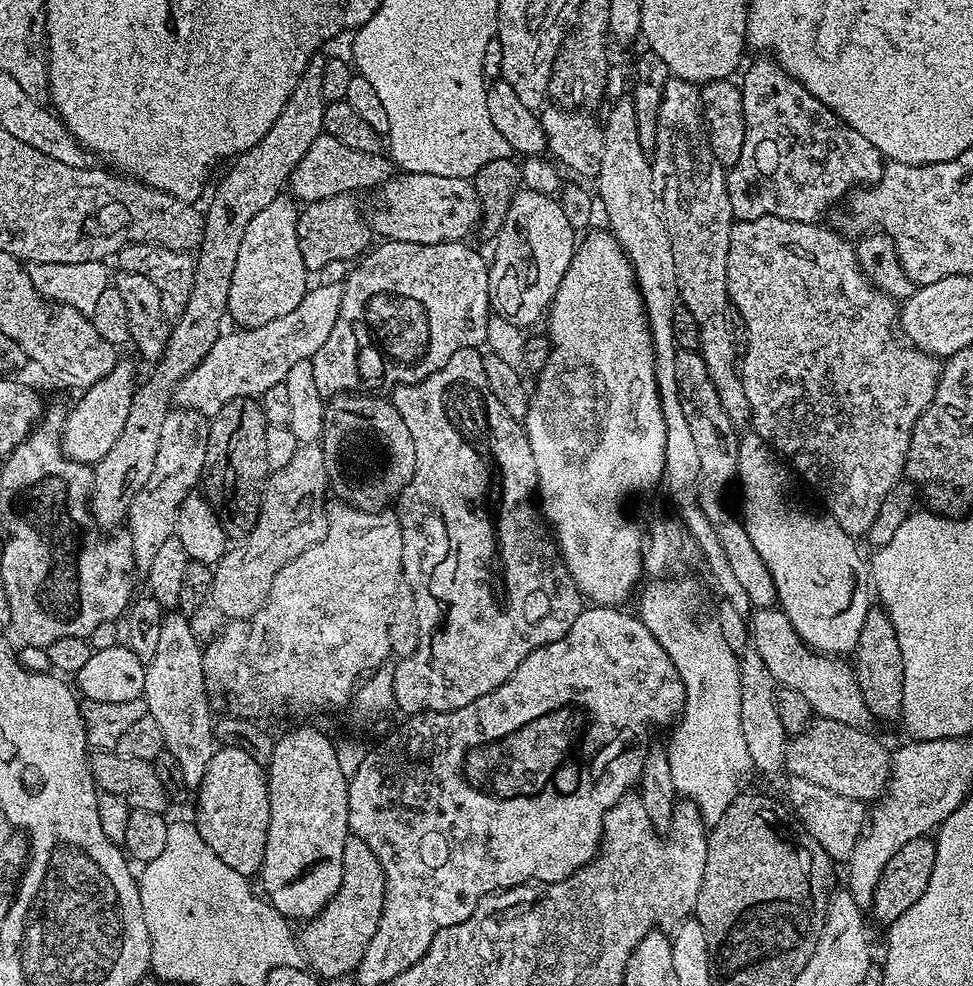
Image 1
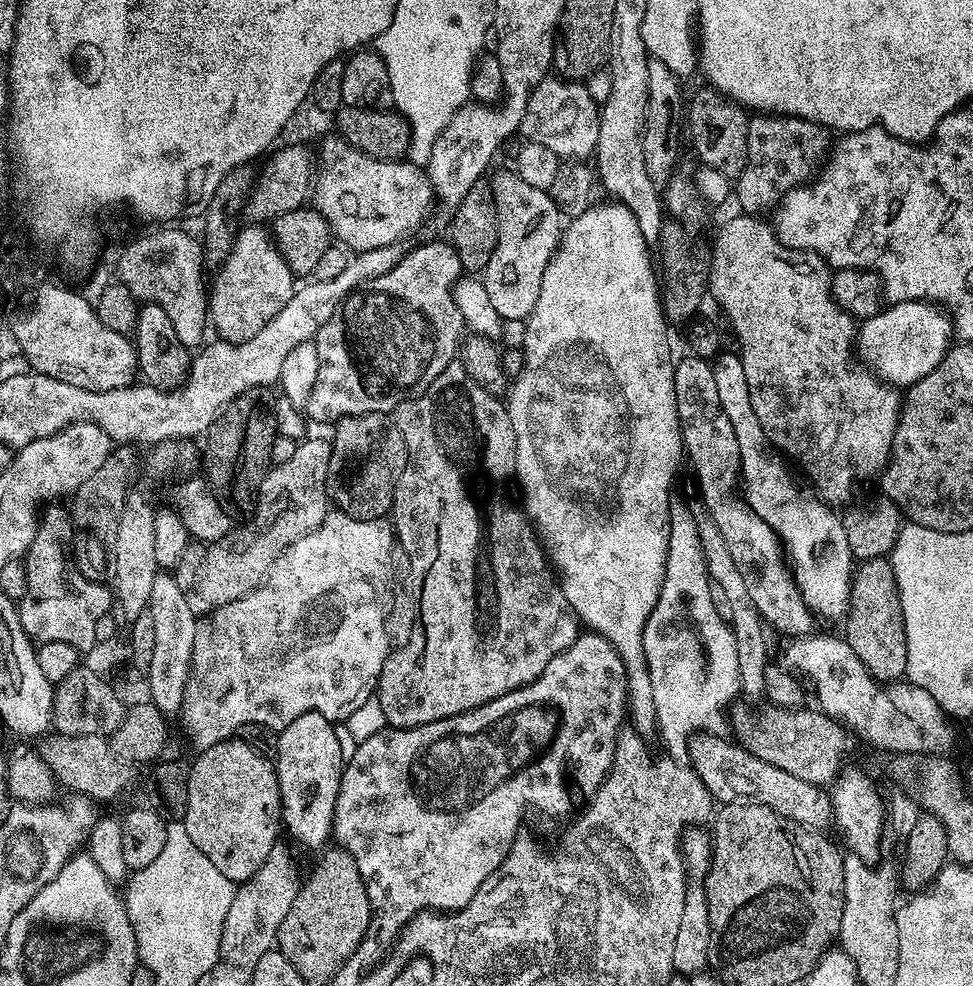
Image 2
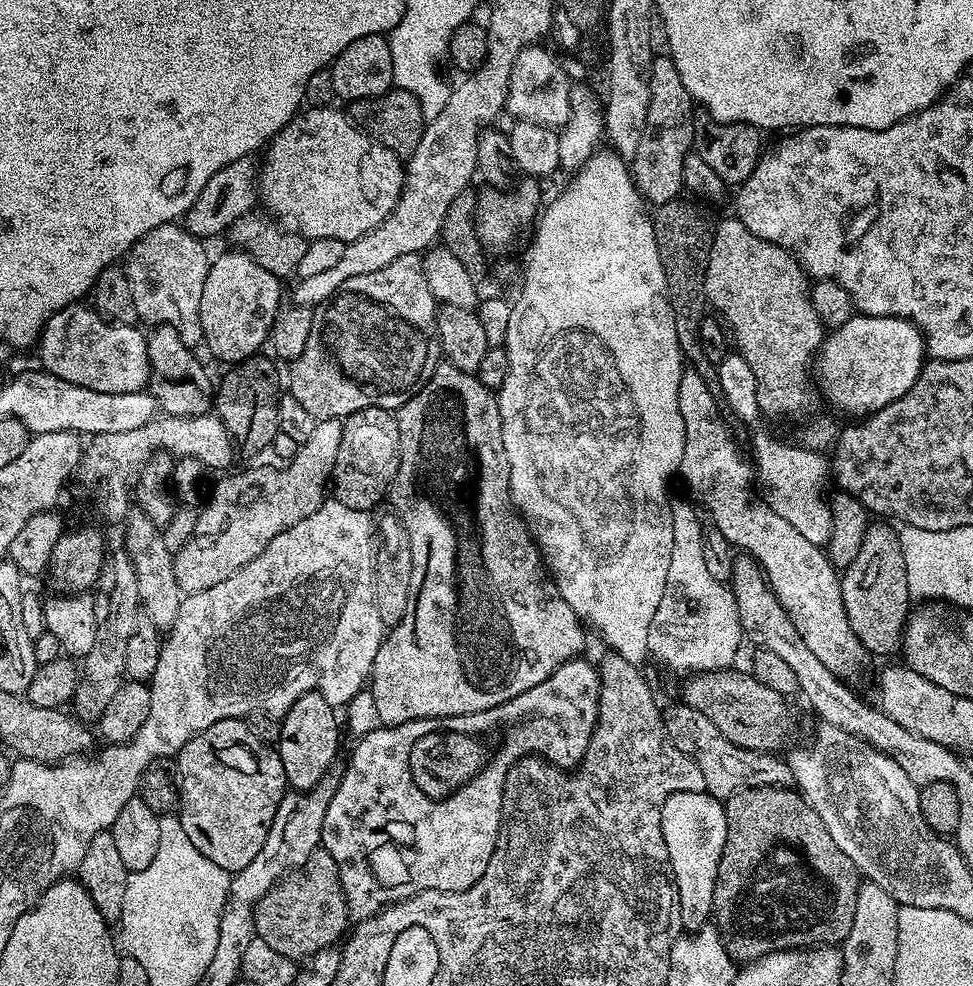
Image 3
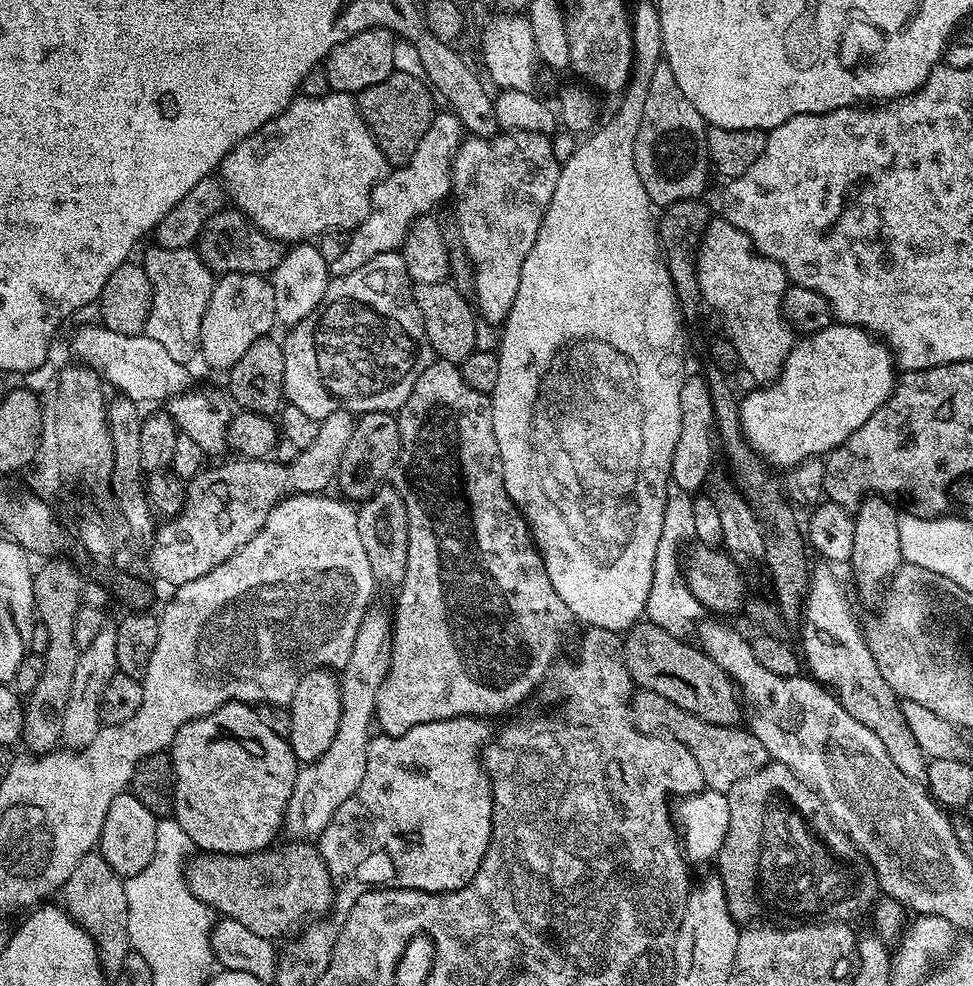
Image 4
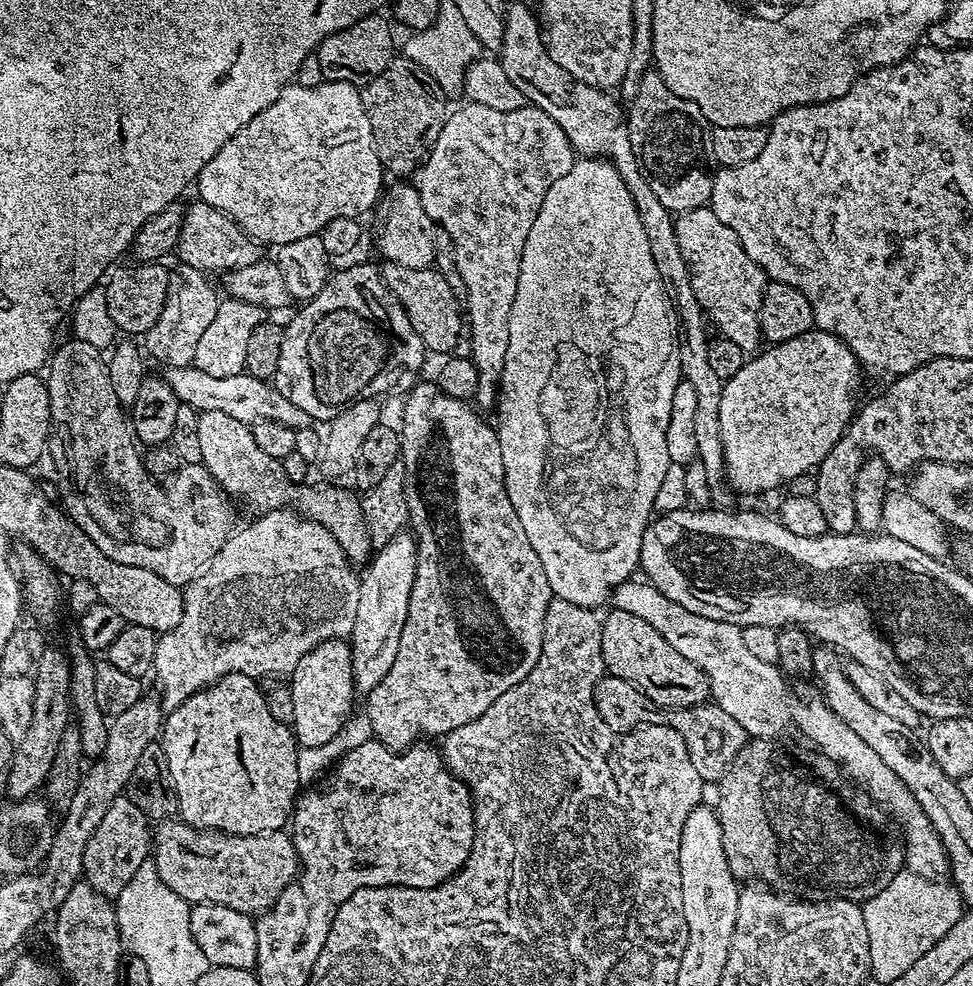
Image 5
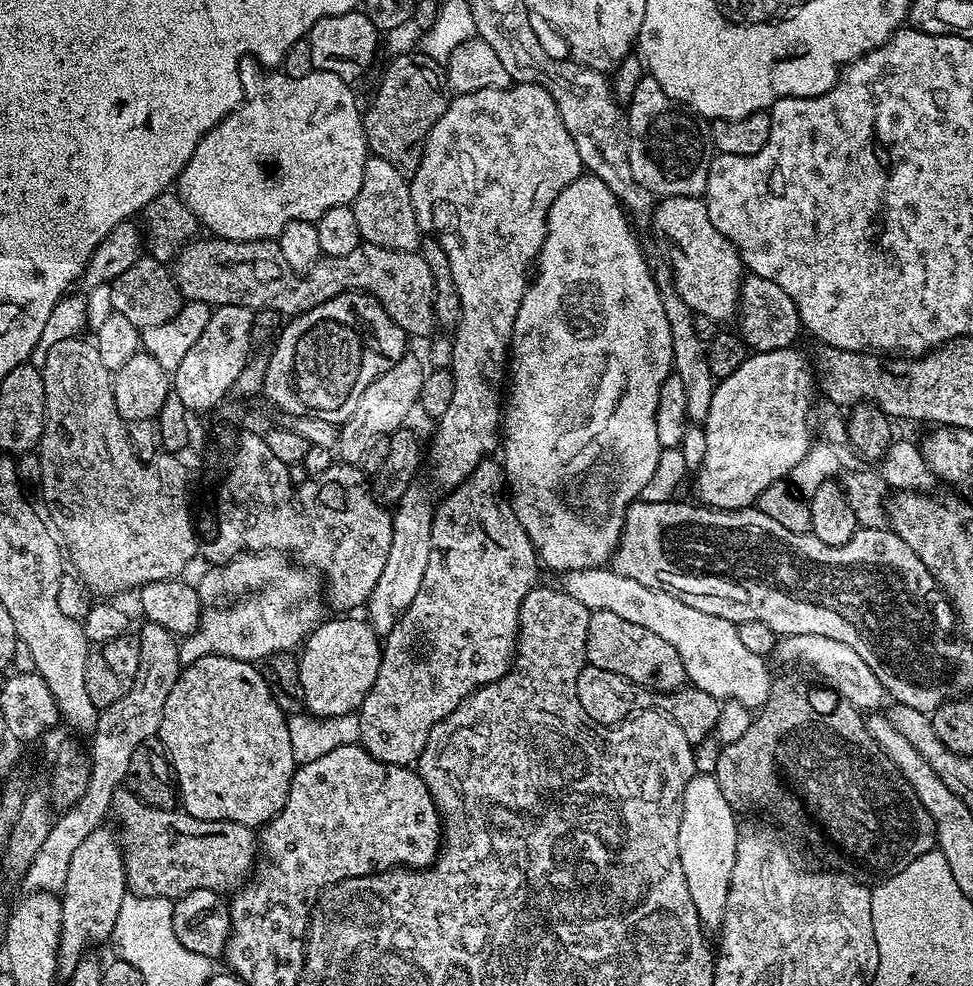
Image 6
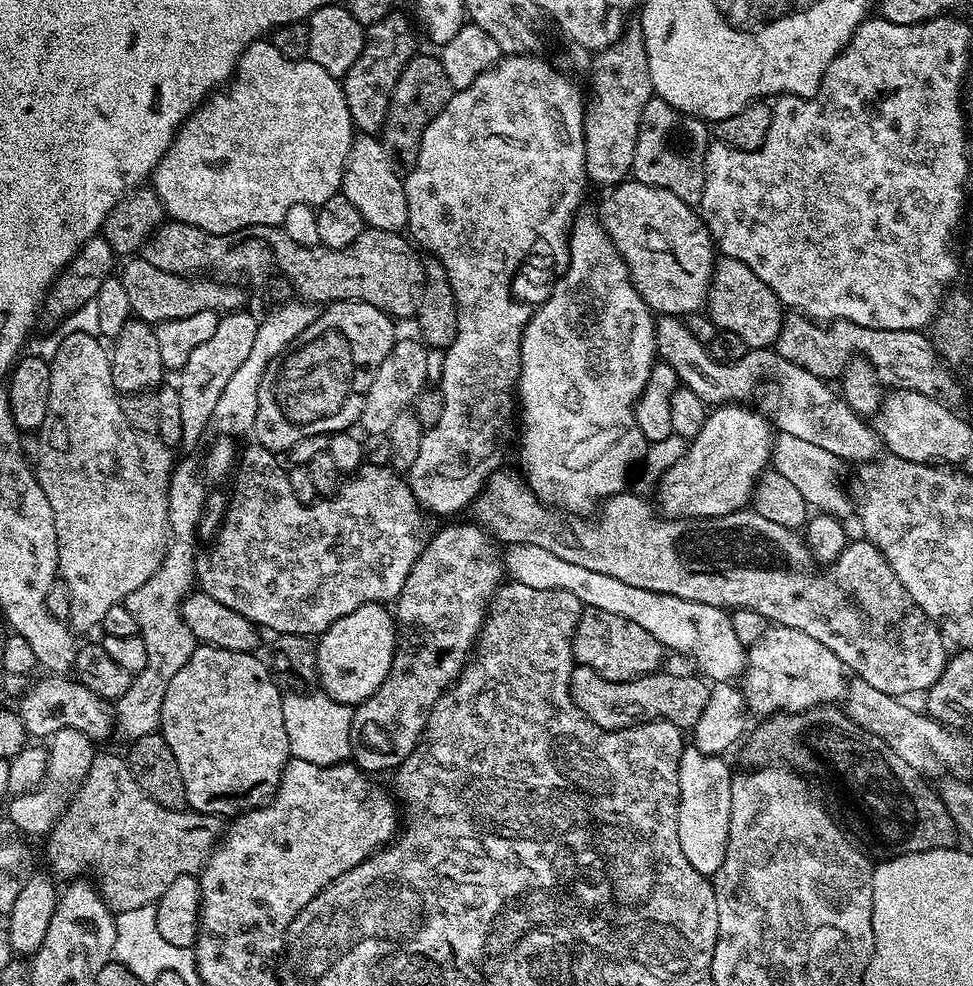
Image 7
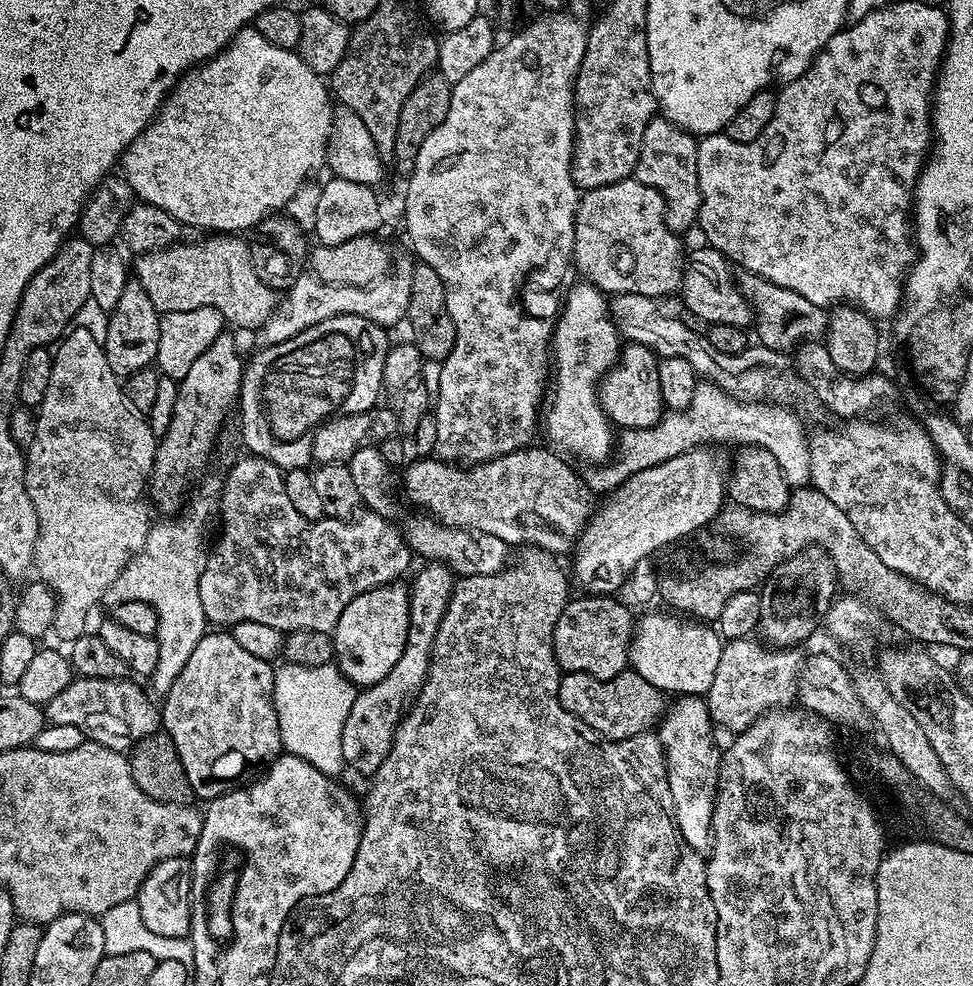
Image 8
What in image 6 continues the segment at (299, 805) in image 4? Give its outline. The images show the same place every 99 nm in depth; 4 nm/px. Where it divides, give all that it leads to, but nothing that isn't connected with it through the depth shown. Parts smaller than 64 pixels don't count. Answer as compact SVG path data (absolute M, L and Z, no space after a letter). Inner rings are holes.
M413 482L392 512L392 537L386 567L378 577L378 586L370 594L366 605L366 619L377 634L386 634L398 618L414 602L422 577L426 575L426 562L430 562L430 530L432 529L433 501L424 497L419 483Z

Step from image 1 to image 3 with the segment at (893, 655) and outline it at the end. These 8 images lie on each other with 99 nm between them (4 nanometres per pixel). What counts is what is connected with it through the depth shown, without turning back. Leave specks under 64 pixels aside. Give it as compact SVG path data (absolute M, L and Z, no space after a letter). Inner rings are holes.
M876 522L864 532L864 541L860 549L852 556L852 561L845 566L840 576L840 589L842 590L842 602L846 606L846 618L850 622L850 630L862 642L865 653L876 656L888 656L892 651L901 647L904 639L904 626L910 615L910 597L908 595L908 583L906 582L906 562L902 558L902 546L897 529L888 522Z

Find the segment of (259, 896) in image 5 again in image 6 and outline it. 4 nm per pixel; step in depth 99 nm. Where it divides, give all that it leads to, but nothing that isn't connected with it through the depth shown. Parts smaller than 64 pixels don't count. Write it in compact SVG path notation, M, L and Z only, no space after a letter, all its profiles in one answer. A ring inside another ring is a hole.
M127 790L112 795L111 815L120 819L118 839L124 849L124 883L134 896L184 896L190 890L214 890L232 894L249 879L258 860L258 836L253 829L238 822L203 820L183 810L162 810L140 800Z

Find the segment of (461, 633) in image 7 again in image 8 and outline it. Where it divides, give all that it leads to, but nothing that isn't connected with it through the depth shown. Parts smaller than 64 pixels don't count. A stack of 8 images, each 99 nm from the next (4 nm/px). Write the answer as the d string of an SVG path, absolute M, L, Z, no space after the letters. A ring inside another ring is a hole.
M428 562L410 584L410 622L406 646L402 658L394 662L394 670L382 678L382 682L357 691L354 706L346 714L346 726L342 726L342 754L345 765L362 775L371 777L382 766L386 754L390 754L396 727L404 719L410 705L420 695L420 689L428 681L428 668L432 665L432 653L442 618L448 609L448 599L454 587L454 572L446 564Z

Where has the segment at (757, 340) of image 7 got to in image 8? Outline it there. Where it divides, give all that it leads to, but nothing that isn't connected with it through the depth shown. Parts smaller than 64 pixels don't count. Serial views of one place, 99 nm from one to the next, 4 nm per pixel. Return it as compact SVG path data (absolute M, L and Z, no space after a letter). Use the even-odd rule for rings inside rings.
M703 247L687 253L682 285L682 297L684 296L685 304L683 307L689 312L698 314L698 318L702 318L708 324L725 324L747 329L754 320L752 303L744 297L734 276L732 280L731 270L733 269L730 267L728 257L723 256L714 247Z

